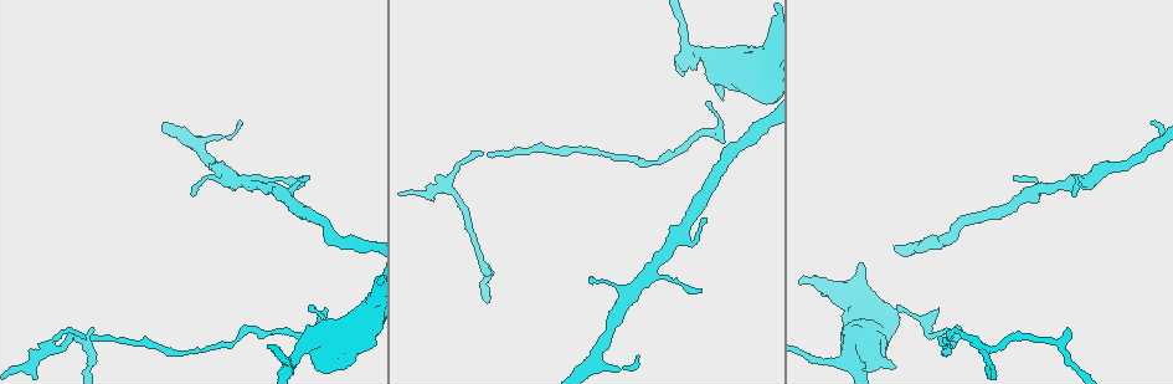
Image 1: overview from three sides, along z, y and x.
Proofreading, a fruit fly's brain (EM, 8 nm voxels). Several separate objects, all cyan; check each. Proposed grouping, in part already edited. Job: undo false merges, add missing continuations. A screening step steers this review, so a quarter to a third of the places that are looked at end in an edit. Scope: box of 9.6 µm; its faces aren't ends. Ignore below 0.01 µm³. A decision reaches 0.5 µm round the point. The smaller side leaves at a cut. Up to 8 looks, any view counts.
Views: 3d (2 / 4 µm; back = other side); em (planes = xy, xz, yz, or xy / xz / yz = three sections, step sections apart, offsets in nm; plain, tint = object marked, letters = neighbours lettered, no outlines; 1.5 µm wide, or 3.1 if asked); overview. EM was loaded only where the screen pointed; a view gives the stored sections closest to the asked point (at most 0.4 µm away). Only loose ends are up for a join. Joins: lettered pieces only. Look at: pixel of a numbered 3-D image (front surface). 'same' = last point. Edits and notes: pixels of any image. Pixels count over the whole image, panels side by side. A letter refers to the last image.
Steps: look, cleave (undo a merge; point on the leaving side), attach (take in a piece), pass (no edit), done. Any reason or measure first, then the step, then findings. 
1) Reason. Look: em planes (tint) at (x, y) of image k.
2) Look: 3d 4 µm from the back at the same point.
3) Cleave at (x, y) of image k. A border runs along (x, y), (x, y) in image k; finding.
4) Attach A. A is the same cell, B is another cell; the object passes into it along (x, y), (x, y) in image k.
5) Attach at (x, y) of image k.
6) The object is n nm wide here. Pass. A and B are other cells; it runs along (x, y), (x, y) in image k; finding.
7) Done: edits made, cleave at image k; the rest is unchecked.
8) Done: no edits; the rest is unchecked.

Branch stops here. Look: em xy step 4 (letters) at (1069, 330) of image 1.

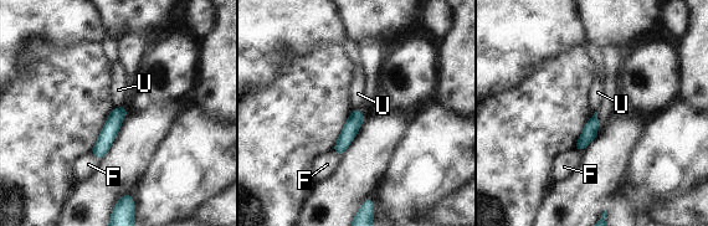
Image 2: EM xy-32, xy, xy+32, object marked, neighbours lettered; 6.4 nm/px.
Pass. F and U are other cells; it runs along (122, 109), (116, 117), (98, 154) in image 2; none of them fits.

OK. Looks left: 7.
Free end. Look: 3d 2 µm from the back at (702, 289) of image 1.

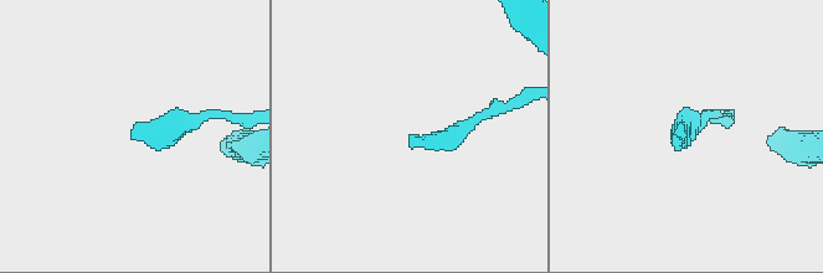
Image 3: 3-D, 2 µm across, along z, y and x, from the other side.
Look: em xz step 8 (letters) at (686, 140) of image 3.

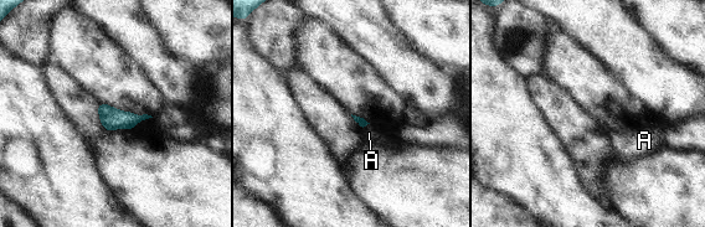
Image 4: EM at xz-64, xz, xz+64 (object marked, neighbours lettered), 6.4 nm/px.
The longest contact is with A, 70 nm. Pass. A is another cell; a border runs along (370, 123), (363, 128) in image 4; none of them fits.

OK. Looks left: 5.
Look: 3d 4 µm from the back at (306, 175) of image 1.

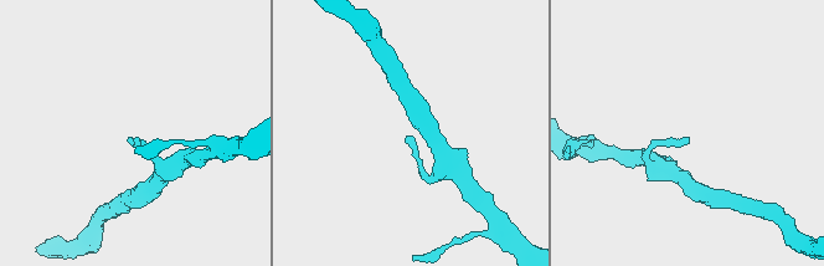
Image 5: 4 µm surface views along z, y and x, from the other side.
Shape alone is not enough. Look: em xz step 8 (letters) at (128, 138) of image 5.

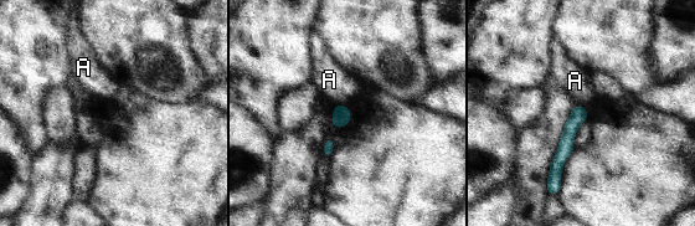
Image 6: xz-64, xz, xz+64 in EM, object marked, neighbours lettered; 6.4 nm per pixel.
The object is 110 nm wide here. Pass. A is another cell; it runs along (581, 108), (559, 159), (556, 180) in image 6; none of them fits.

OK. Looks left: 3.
Done: no edits; the rest is unchecked.

